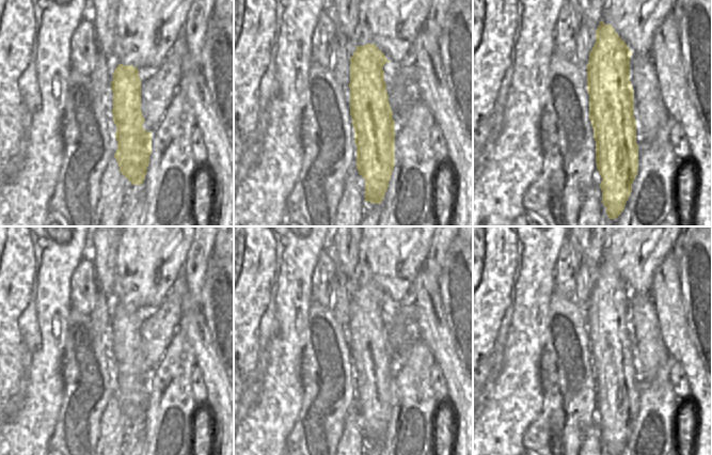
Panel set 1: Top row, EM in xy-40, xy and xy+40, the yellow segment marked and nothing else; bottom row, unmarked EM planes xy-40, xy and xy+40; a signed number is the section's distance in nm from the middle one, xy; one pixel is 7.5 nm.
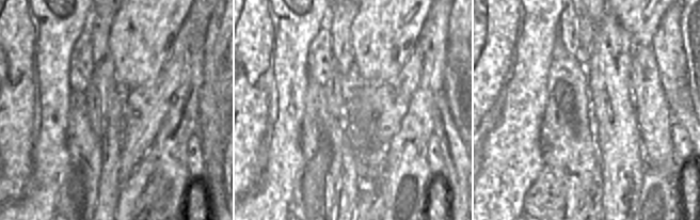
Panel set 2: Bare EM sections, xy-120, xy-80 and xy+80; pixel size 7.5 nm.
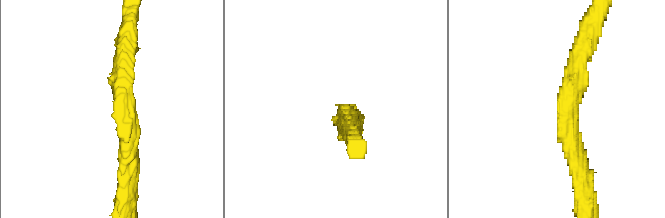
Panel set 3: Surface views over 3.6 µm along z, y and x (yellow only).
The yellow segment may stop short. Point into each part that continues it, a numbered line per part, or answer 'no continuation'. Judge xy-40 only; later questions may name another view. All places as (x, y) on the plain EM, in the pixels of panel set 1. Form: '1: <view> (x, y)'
no continuation

